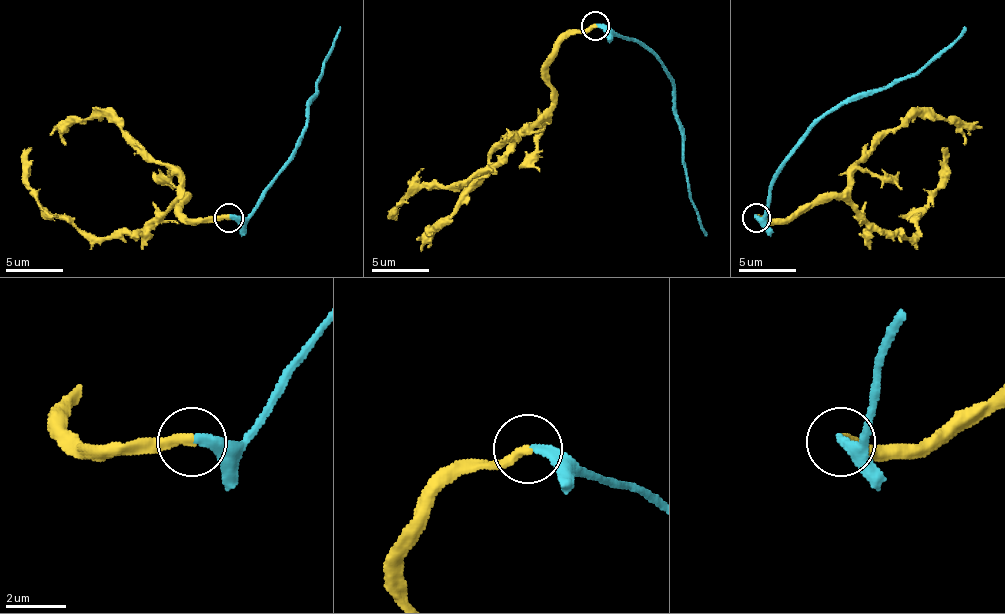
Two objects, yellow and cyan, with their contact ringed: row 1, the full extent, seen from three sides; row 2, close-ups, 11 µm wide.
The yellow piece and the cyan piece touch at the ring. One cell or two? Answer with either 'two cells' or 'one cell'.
one cell

